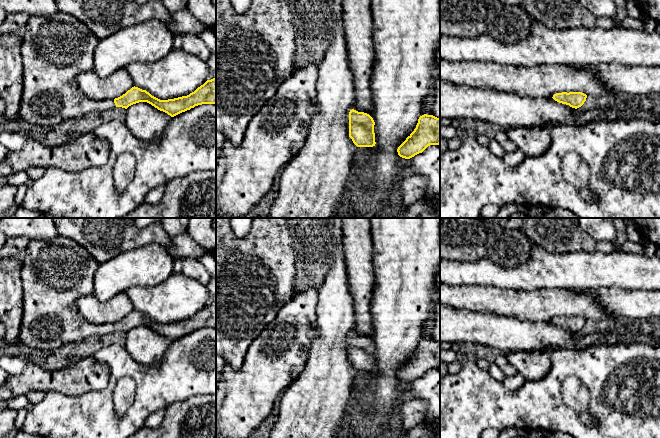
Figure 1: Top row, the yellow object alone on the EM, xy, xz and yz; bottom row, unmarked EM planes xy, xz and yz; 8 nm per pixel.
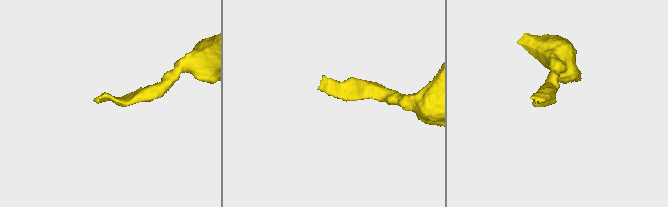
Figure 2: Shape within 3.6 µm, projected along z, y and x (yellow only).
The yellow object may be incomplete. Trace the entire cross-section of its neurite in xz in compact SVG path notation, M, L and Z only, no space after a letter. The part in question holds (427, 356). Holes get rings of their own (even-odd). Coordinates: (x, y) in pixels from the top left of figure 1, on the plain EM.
M424 338L419 341L414 355L398 371L398 379L410 383L430 369L440 368L440 342Z

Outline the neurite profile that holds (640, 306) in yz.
M597 288L571 292L592 295L597 304L620 319L628 318L634 323L660 322L660 291Z

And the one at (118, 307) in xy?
M92 292L76 300L76 306L84 318L92 324L115 323L134 311L133 304L122 292L106 302L99 301Z

